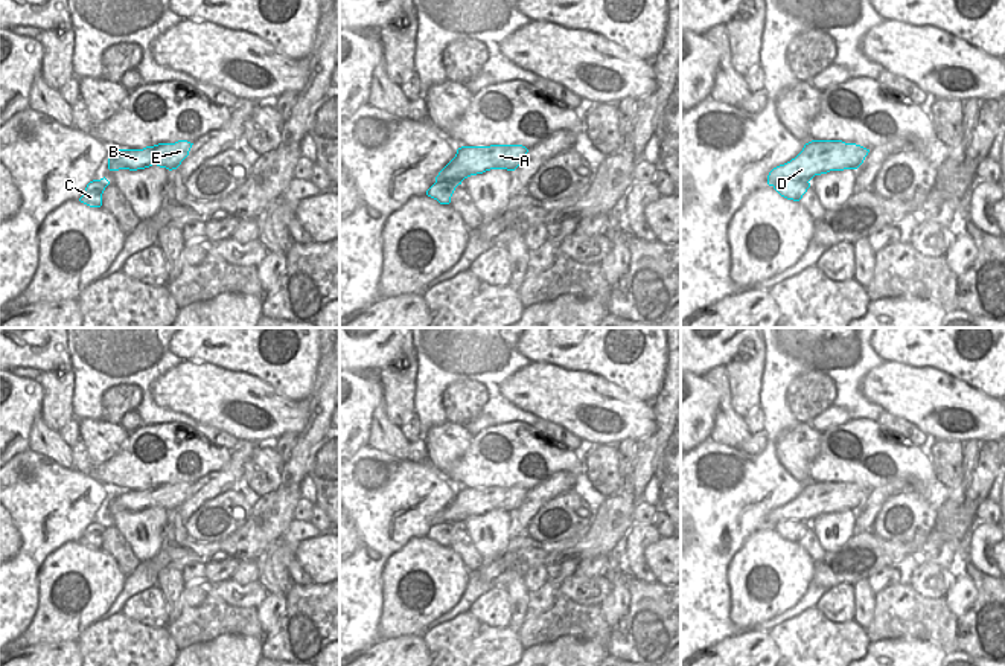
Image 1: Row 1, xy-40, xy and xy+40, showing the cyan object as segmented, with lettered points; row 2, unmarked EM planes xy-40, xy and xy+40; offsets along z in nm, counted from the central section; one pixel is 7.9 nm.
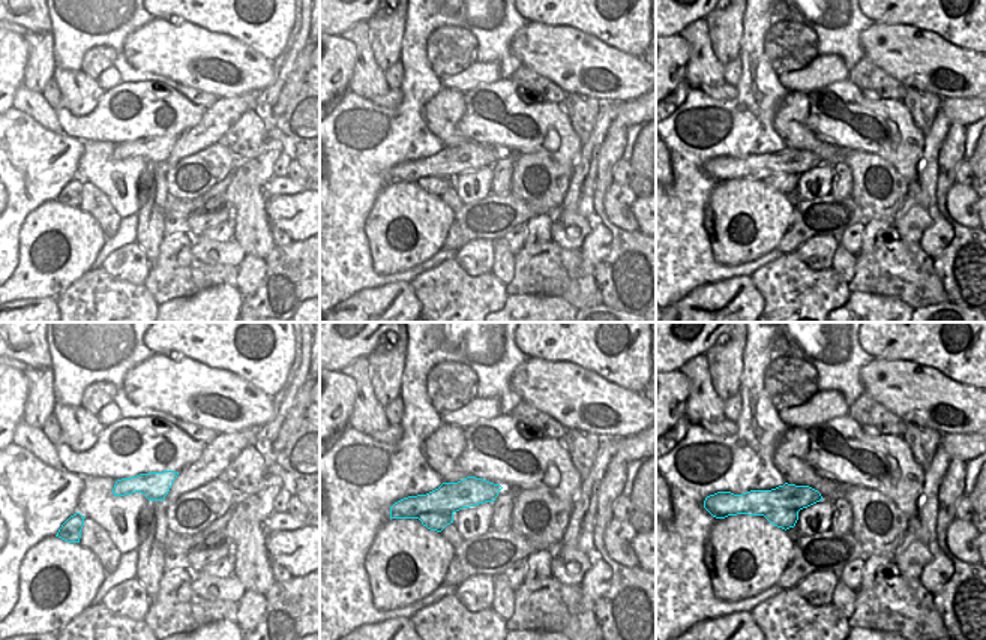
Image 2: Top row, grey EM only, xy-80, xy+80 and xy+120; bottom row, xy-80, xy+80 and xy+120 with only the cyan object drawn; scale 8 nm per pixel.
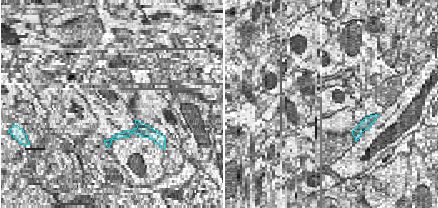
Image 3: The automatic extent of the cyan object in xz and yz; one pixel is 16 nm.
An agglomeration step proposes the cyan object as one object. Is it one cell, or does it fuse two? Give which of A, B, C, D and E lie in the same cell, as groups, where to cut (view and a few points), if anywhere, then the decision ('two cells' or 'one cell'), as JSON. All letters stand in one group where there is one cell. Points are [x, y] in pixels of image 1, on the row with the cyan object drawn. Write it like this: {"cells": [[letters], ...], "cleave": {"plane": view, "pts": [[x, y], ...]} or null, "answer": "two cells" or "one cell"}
{"cells": [["A", "B", "D", "E"], ["C"]], "cleave": {"plane": "xy+40", "pts": [[807, 180], [780, 180], [774, 186]]}, "answer": "two cells"}

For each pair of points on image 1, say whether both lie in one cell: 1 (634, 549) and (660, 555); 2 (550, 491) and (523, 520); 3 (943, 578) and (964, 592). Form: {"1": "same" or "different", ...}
{"1": "different", "2": "same", "3": "different"}

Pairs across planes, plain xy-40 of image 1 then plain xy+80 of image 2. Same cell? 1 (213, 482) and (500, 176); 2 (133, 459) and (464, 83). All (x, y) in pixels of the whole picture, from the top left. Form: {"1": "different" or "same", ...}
{"1": "same", "2": "different"}

